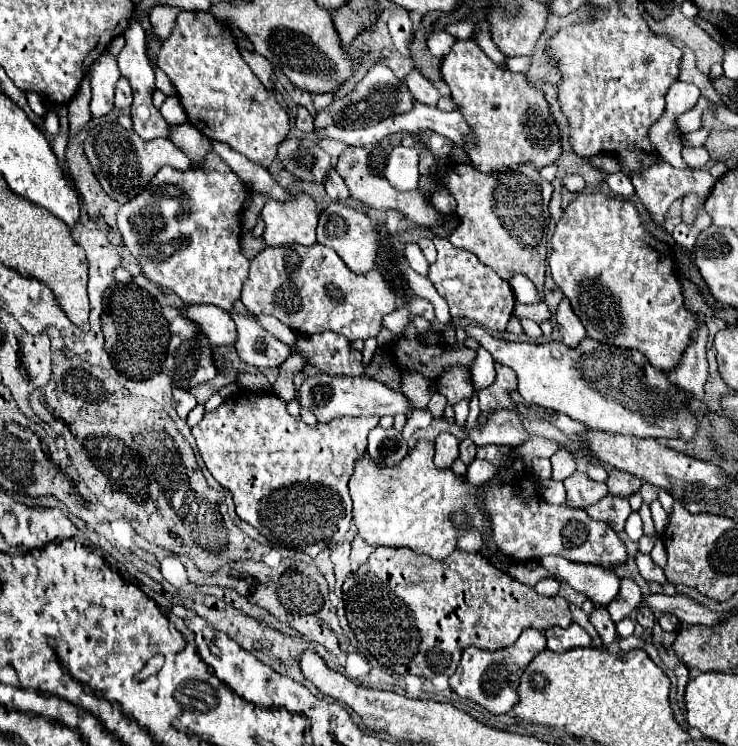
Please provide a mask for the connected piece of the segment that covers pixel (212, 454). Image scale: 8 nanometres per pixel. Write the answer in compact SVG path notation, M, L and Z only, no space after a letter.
M238 391L214 411L206 411L204 419L192 427L192 433L208 471L232 493L238 517L258 529L272 545L316 557L322 549L340 543L350 529L352 501L348 495L348 479L354 461L366 451L370 429L374 429L378 421L380 417L340 417L328 423L308 425L302 417L292 417L284 399L276 399L276 395Z

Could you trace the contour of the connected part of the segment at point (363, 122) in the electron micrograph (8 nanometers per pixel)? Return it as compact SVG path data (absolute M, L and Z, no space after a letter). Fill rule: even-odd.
M376 63L368 69L364 79L346 95L330 103L324 111L318 111L314 125L316 127L328 127L328 125L338 125L338 127L348 127L348 129L364 129L370 125L376 125L396 113L410 111L414 107L412 93L408 91L406 83L400 81L386 65Z

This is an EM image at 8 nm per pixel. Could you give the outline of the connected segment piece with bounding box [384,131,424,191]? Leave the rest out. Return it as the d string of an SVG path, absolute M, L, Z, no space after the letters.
M418 131L412 139L414 139L414 147L406 149L402 145L394 147L386 169L384 169L384 177L388 179L388 183L392 187L396 187L396 191L412 191L418 185L418 161L420 161L420 147L424 145L420 139L422 131Z

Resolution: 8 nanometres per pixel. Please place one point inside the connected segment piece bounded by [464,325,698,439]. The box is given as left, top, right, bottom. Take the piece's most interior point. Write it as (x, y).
(607, 388)

